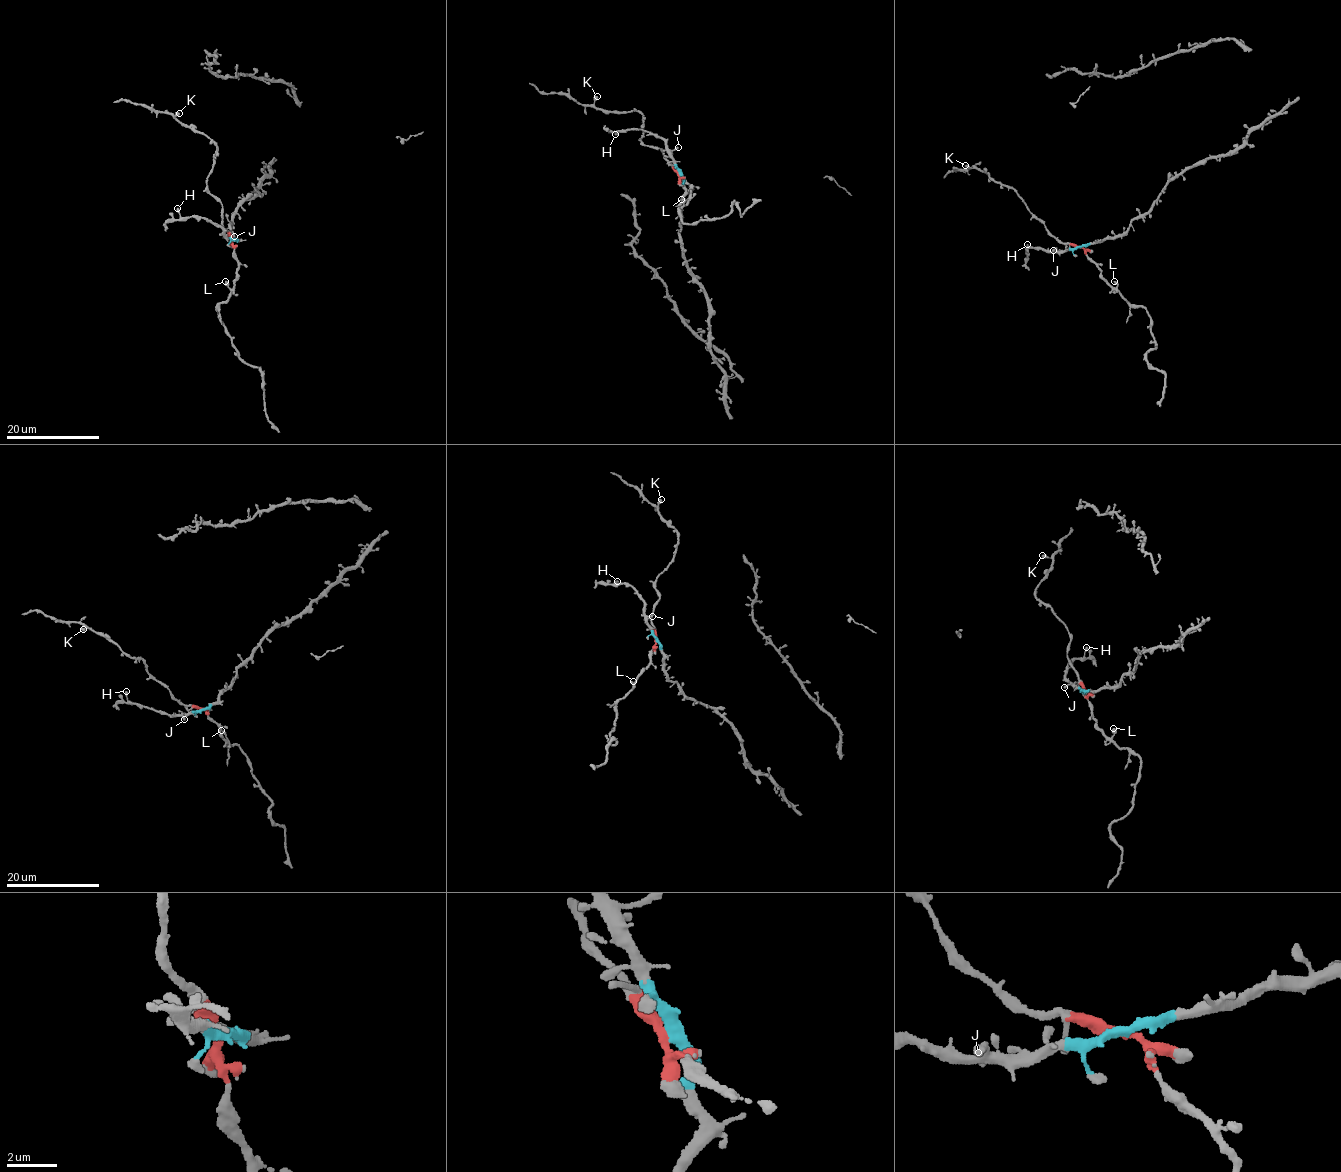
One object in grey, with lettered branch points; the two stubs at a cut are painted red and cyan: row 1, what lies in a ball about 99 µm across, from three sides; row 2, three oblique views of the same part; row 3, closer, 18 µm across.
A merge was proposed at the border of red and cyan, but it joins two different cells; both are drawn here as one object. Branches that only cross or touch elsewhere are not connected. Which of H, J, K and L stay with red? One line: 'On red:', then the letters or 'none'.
On red: K, L

